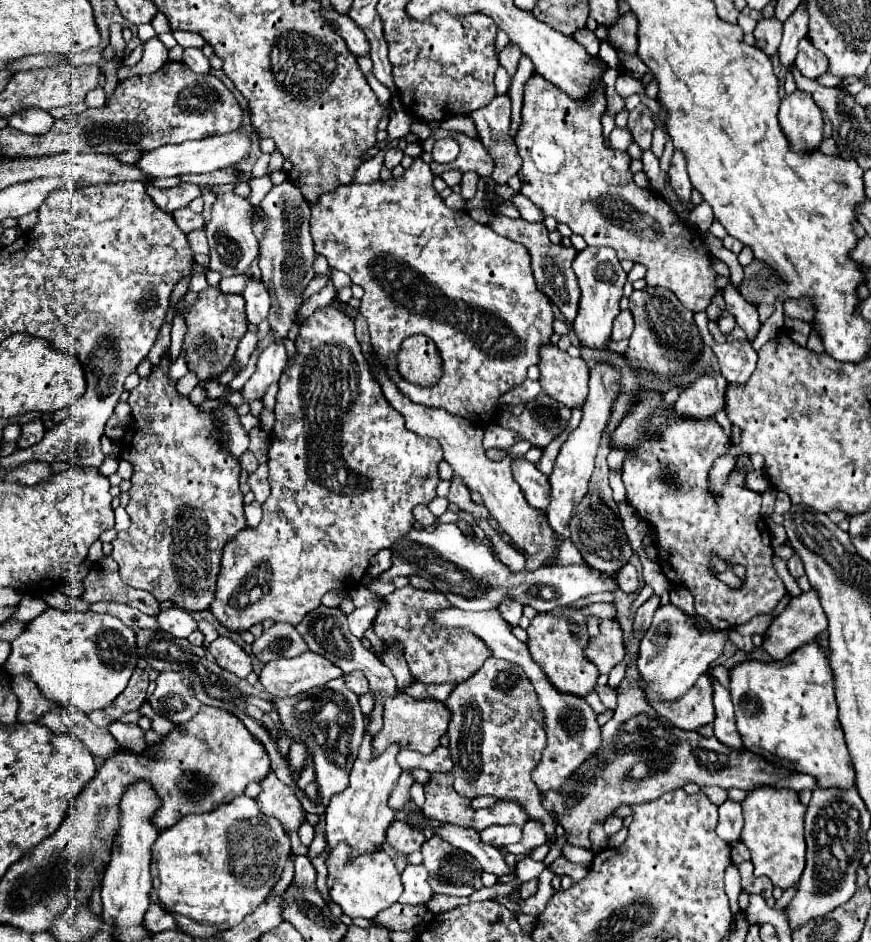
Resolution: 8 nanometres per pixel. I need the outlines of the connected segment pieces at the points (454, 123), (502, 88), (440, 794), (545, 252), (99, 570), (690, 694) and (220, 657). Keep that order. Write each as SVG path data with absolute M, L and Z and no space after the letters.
M459 115L459 117L451 117L447 121L441 123L441 129L447 129L447 131L459 131L471 139L477 139L477 129L475 129L475 123L471 121L469 115Z
M499 67L499 69L497 69L497 75L495 75L495 87L497 87L497 93L507 93L509 81L511 81L509 73L507 73L503 67Z
M447 773L431 775L431 781L425 787L425 795L427 795L427 801L423 805L425 817L439 819L443 823L459 825L465 829L472 827L474 810L469 809L471 799L463 799L459 797L459 793L455 793L451 775Z
M495 213L487 221L487 225L495 233L499 233L499 235L515 241L515 243L521 243L527 249L527 253L531 255L531 271L533 271L537 289L543 291L549 297L549 301L559 307L559 311L565 315L567 321L573 321L575 319L575 313L577 313L577 307L579 307L579 285L575 281L575 273L571 269L571 263L573 263L577 251L573 247L553 245L549 241L549 237L547 237L549 231L545 229L543 223L529 223L525 219L509 219L505 215Z
M103 557L101 561L97 561L87 573L83 585L85 585L83 599L87 603L117 601L131 605L145 615L155 617L159 613L159 603L155 601L155 597L151 597L151 593L131 589L121 581L119 567L115 565L115 561L111 561L111 557Z
M703 675L695 681L695 685L679 699L675 701L647 701L661 717L671 721L671 725L685 729L685 731L695 731L701 725L707 725L715 717L713 709L713 683L709 675Z
M217 637L213 641L213 645L209 647L209 653L215 657L215 663L221 669L225 669L241 679L247 679L247 675L251 673L251 657L237 643L233 643L227 637Z

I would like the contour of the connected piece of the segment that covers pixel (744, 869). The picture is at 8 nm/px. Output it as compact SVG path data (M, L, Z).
M739 863L739 873L741 873L741 887L747 893L757 893L763 899L771 899L773 885L767 881L767 877L753 877L753 865L751 863Z

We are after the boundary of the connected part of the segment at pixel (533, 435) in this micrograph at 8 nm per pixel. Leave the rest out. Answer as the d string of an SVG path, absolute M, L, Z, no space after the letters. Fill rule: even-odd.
M539 393L533 401L525 403L525 409L519 417L501 419L501 423L517 431L525 441L543 449L549 445L569 423L571 411L559 401L551 399L547 393Z

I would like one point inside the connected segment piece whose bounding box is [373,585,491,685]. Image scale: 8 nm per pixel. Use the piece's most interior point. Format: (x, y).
(435, 654)

